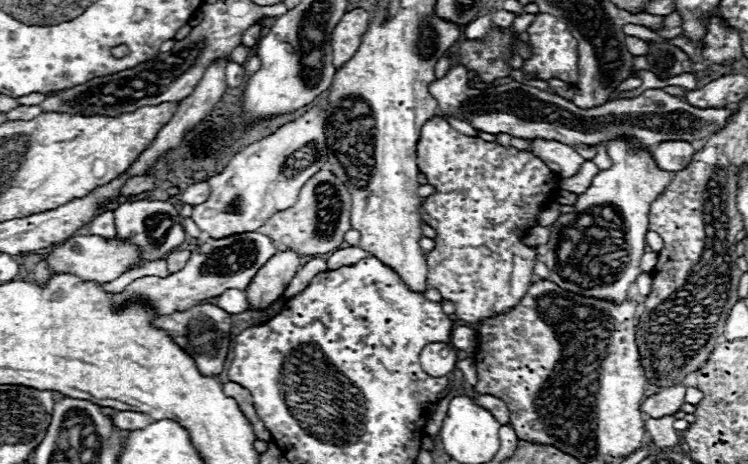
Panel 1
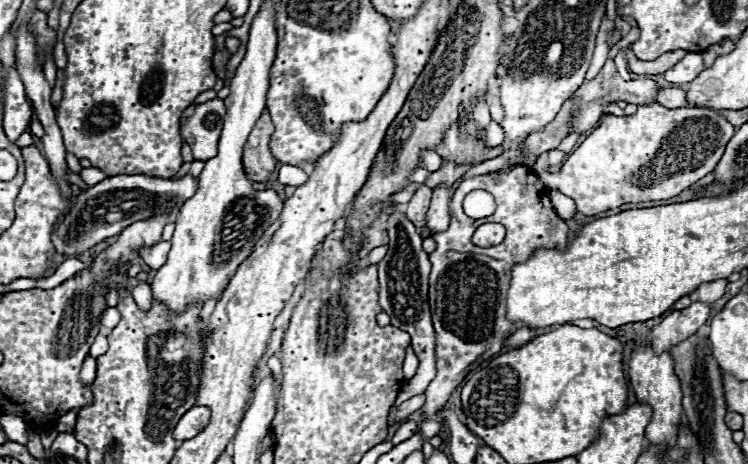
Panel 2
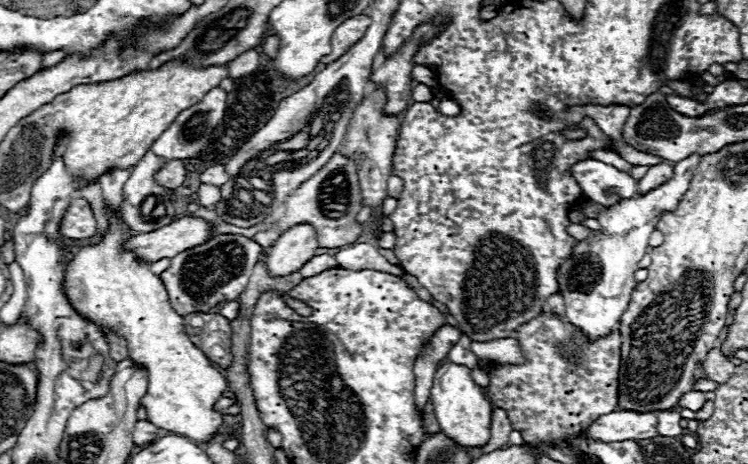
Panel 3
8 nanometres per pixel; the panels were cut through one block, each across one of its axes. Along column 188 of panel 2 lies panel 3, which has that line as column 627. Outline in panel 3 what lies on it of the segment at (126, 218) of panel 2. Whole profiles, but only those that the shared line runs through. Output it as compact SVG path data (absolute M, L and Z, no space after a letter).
M582 160L570 168L574 180L582 188L588 200L594 200L602 206L614 206L622 198L630 198L636 194L636 180L626 172L616 170L600 160Z

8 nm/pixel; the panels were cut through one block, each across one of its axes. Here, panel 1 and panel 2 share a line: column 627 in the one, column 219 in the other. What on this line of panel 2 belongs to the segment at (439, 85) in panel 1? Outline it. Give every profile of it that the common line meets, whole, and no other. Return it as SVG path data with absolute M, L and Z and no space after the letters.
M214 98L204 104L198 104L192 118L188 118L182 126L182 138L188 142L188 134L192 136L194 160L208 160L216 156L224 114L224 102L220 98Z

